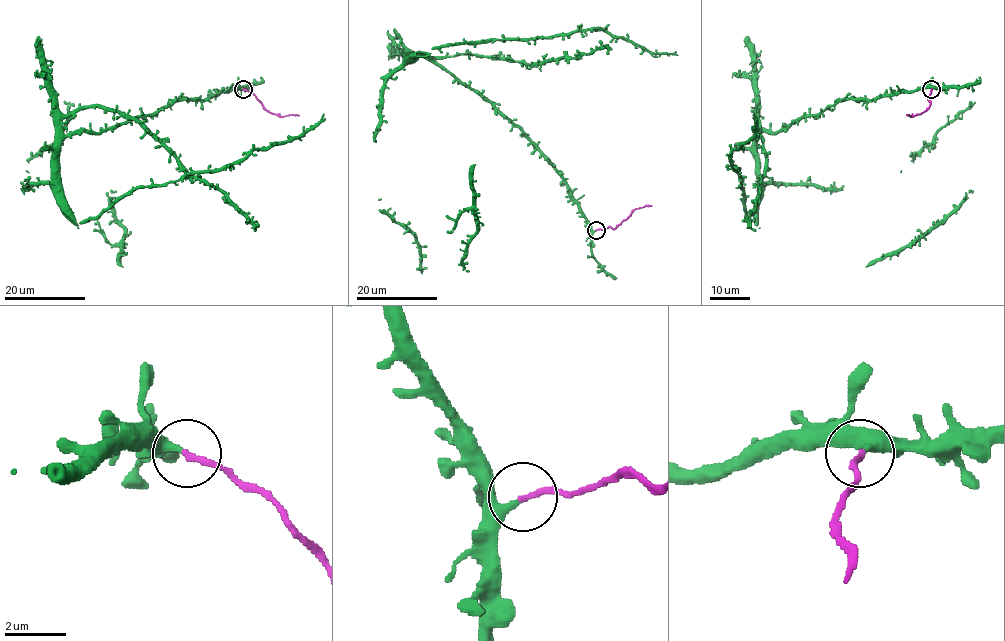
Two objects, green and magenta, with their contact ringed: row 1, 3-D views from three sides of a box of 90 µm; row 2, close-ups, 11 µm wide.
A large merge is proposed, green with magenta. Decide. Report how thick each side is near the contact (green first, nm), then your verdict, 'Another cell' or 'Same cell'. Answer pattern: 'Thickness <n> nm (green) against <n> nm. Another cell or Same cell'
Thickness 240 nm (green) against 190 nm. Another cell

